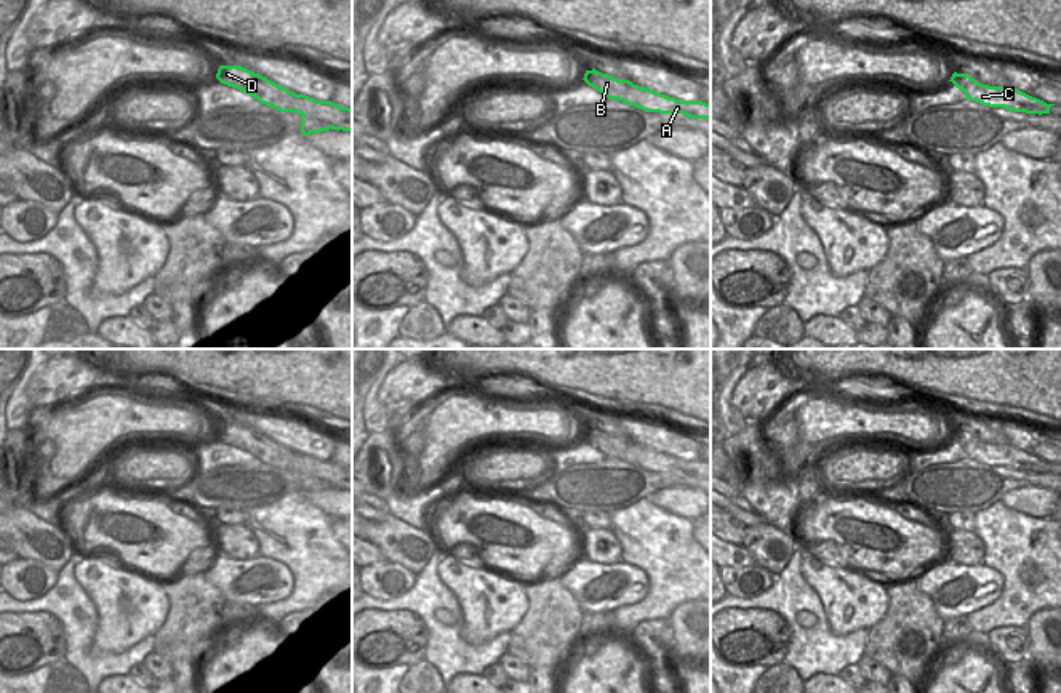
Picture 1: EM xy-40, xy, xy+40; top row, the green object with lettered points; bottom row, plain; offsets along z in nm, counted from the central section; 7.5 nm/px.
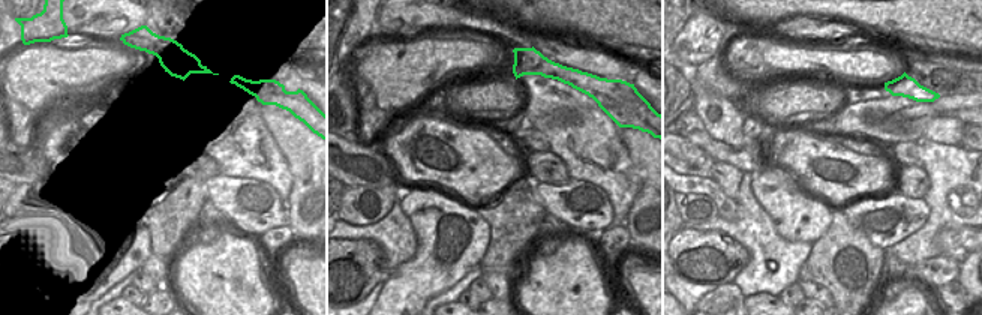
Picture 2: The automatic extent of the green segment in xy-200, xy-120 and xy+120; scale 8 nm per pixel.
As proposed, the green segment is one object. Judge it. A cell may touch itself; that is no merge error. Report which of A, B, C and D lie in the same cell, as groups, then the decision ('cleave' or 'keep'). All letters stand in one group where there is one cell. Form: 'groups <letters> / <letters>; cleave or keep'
groups A C / B D; cleave

